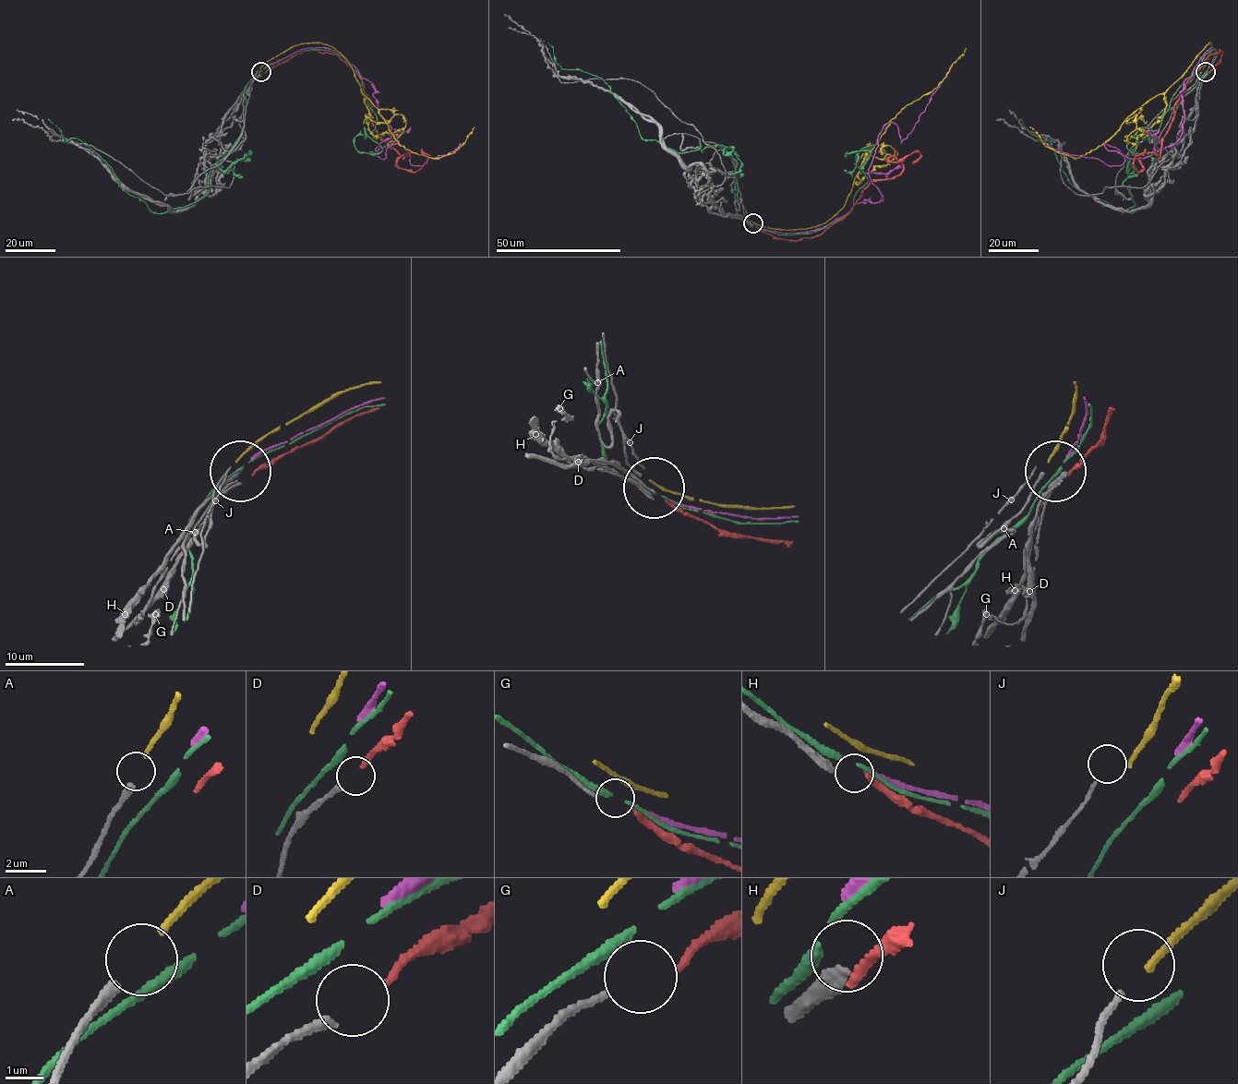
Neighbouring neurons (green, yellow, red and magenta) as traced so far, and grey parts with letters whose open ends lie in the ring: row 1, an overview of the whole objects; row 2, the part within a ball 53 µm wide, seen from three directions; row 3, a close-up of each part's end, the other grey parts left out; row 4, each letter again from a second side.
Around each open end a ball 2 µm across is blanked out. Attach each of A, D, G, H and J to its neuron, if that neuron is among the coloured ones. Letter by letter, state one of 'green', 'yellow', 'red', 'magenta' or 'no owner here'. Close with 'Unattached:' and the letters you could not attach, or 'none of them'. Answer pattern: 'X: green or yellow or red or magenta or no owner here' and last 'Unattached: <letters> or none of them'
A: yellow
D: red
G: no owner here
H: no owner here
J: no owner here
Unattached: G, H, J

